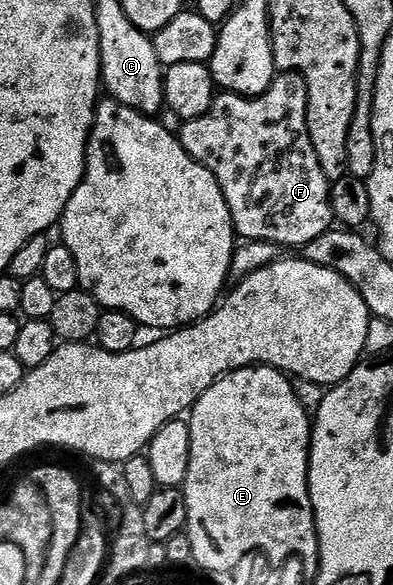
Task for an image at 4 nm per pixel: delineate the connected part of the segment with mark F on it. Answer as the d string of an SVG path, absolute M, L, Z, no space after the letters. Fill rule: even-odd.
M282 72L271 83L268 91L258 97L240 97L234 93L218 92L213 98L211 107L203 116L199 119L186 121L180 127L182 128L179 129L182 147L200 165L207 167L207 171L211 171L211 175L215 175L215 179L223 191L223 199L227 199L227 207L231 211L231 219L233 220L233 232L238 238L245 241L266 241L278 247L284 247L284 245L303 247L307 243L311 243L311 239L319 239L319 235L323 235L327 230L334 228L335 222L331 211L331 199L329 198L331 183L327 179L327 175L323 175L323 167L319 167L319 155L315 155L315 147L311 147L311 135L307 131L307 83L300 72Z

